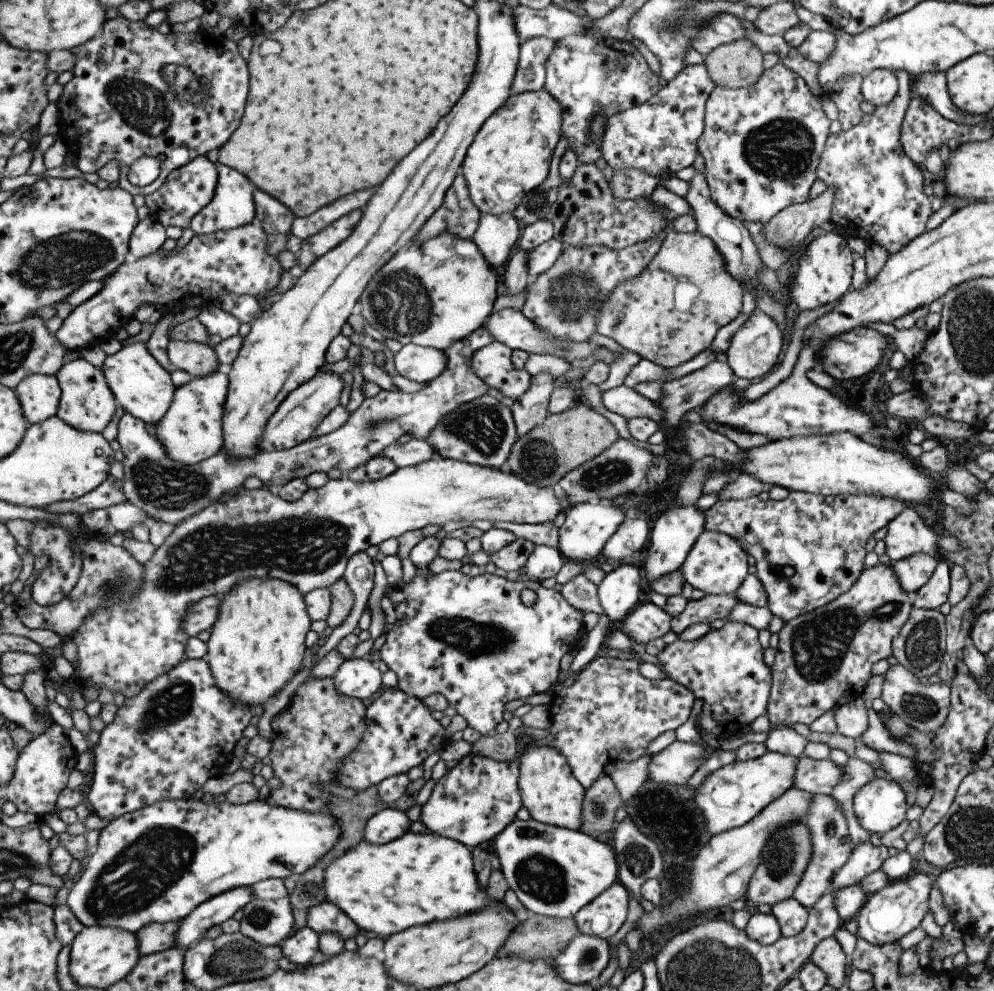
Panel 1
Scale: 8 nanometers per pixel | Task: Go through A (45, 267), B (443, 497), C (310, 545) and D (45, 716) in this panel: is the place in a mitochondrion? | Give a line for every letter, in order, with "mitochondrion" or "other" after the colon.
A: mitochondrion
B: other
C: mitochondrion
D: other

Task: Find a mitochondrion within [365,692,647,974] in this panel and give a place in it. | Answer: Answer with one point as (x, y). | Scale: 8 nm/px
(540, 877)

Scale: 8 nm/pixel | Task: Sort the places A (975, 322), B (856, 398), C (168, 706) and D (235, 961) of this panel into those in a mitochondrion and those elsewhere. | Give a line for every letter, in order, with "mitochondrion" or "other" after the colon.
A: mitochondrion
B: other
C: mitochondrion
D: mitochondrion

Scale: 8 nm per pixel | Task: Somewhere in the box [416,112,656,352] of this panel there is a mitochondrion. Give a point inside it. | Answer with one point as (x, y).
(571, 295)

